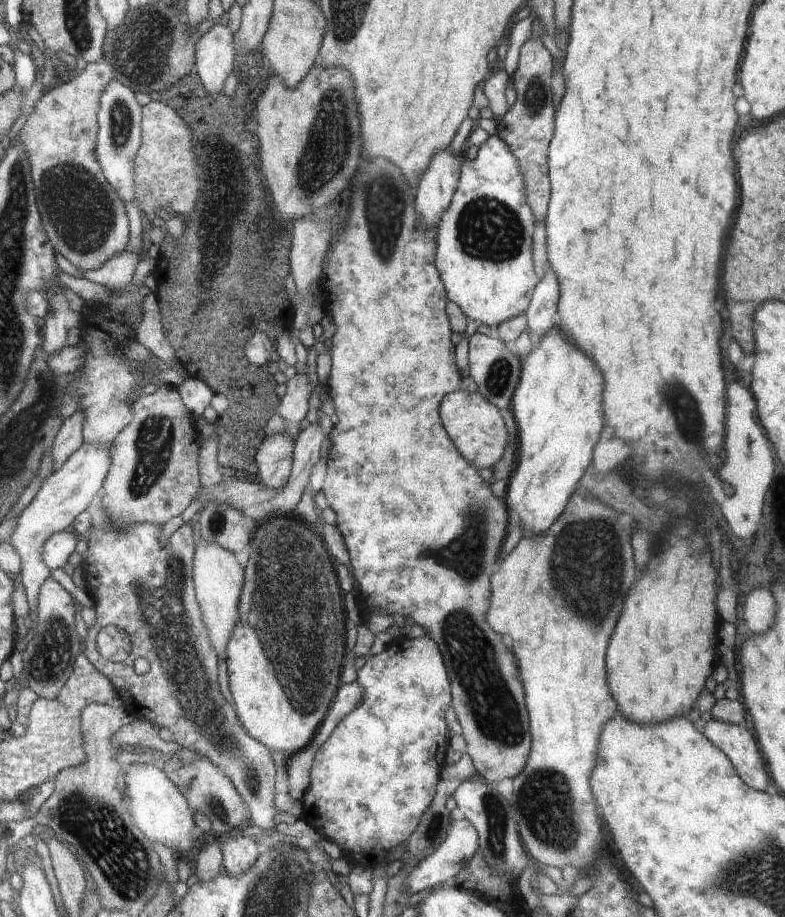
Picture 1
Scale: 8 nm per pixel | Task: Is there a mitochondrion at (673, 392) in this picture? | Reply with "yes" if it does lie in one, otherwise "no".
yes

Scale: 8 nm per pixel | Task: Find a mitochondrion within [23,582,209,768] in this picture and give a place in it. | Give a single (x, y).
(55, 638)

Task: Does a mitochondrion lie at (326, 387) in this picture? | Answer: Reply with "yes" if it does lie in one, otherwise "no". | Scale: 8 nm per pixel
no

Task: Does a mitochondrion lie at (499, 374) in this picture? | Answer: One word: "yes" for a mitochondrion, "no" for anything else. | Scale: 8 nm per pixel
yes

